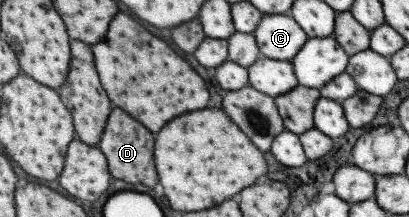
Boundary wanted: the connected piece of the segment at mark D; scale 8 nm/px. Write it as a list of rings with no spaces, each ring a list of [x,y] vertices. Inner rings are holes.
[[[115,108],[105,121],[103,134],[99,138],[99,150],[107,158],[107,169],[113,178],[131,182],[131,184],[145,184],[145,186],[155,186],[157,184],[157,174],[153,168],[153,136],[135,120],[131,120],[123,110]]]

